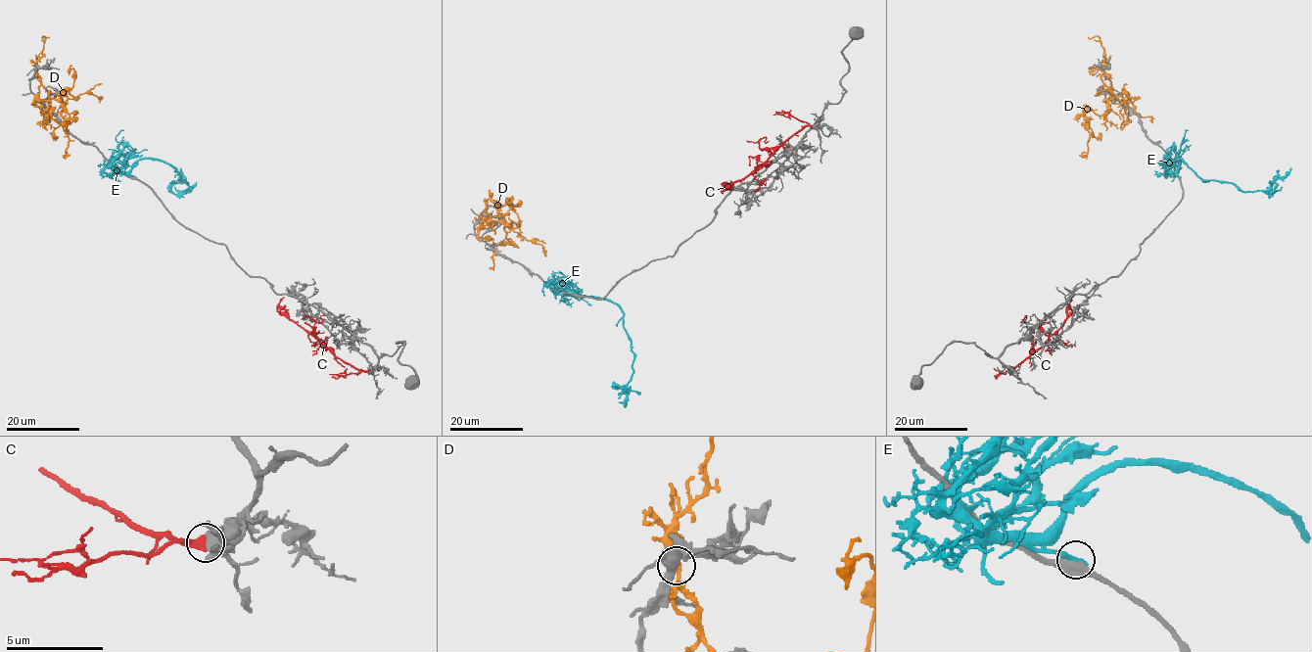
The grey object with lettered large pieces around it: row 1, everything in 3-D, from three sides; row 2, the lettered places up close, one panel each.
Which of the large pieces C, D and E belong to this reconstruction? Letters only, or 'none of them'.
C

